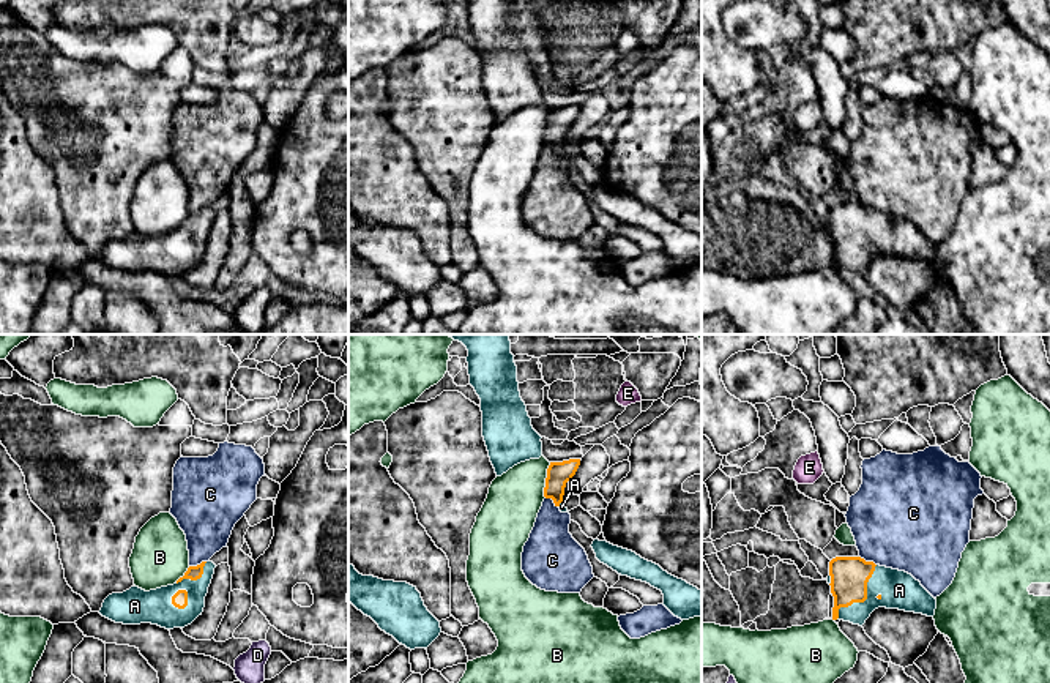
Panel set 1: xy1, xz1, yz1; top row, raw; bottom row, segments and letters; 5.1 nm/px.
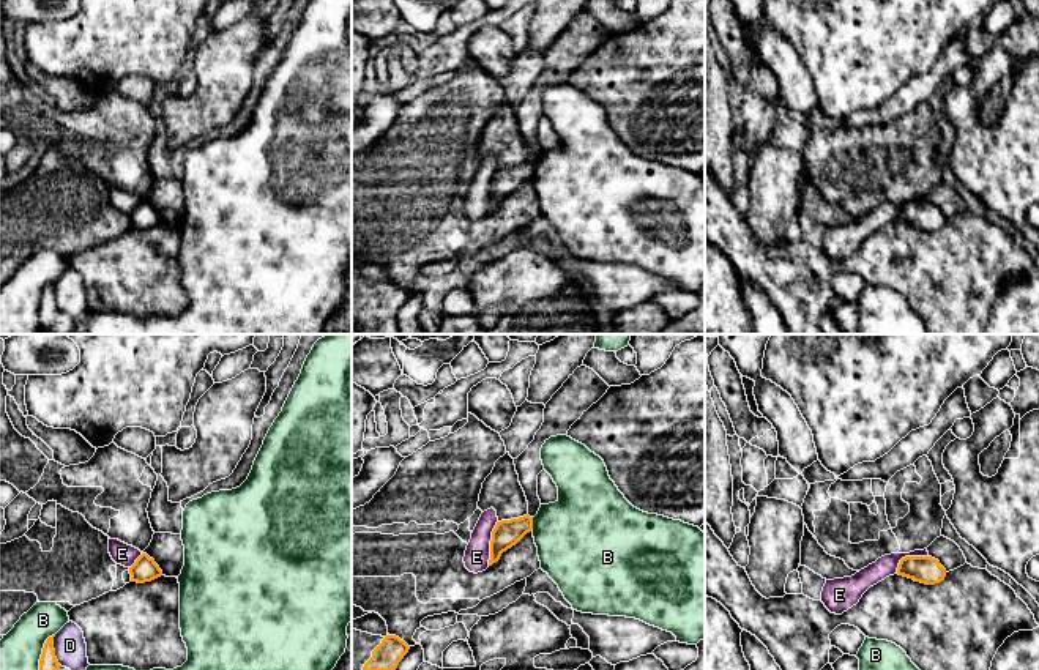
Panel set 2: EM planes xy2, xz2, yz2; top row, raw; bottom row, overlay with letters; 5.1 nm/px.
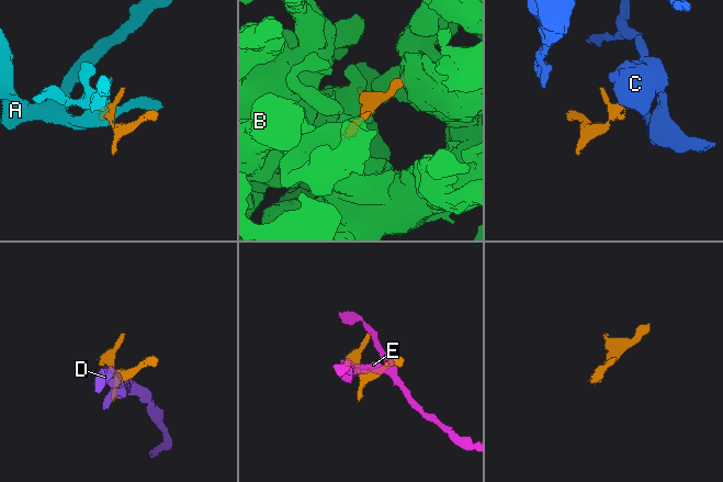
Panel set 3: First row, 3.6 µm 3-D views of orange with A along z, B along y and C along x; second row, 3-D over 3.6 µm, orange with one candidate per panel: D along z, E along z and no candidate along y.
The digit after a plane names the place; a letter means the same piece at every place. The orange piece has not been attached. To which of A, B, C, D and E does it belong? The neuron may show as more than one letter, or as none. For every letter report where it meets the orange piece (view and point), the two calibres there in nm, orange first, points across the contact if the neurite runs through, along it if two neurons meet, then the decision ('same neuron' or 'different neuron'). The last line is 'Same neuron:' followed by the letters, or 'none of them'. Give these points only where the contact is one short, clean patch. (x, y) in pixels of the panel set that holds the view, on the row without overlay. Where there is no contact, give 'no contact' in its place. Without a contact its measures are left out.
A: meets orange in yz1 at (864, 246); 190 nm thick on the orange side, 190 nm on the other; same neuron
B: meets orange in xy2 at (41, 301); 100 nm thick on the orange side, 220 nm on the other; different neuron
C: meets orange in xy1 at (197, 212); 70 nm thick on the orange side, 280 nm on the other; border along xy1 (205, 207), (189, 213); different neuron
D: meets orange in xy2 at (54, 298); 100 nm thick on the orange side, 160 nm on the other; different neuron
E: meets orange in xz2 at (491, 189); 140 nm thick on the orange side, 130 nm on the other; border along xz2 (497, 167), (492, 177), (487, 212); different neuron
Same neuron: A

